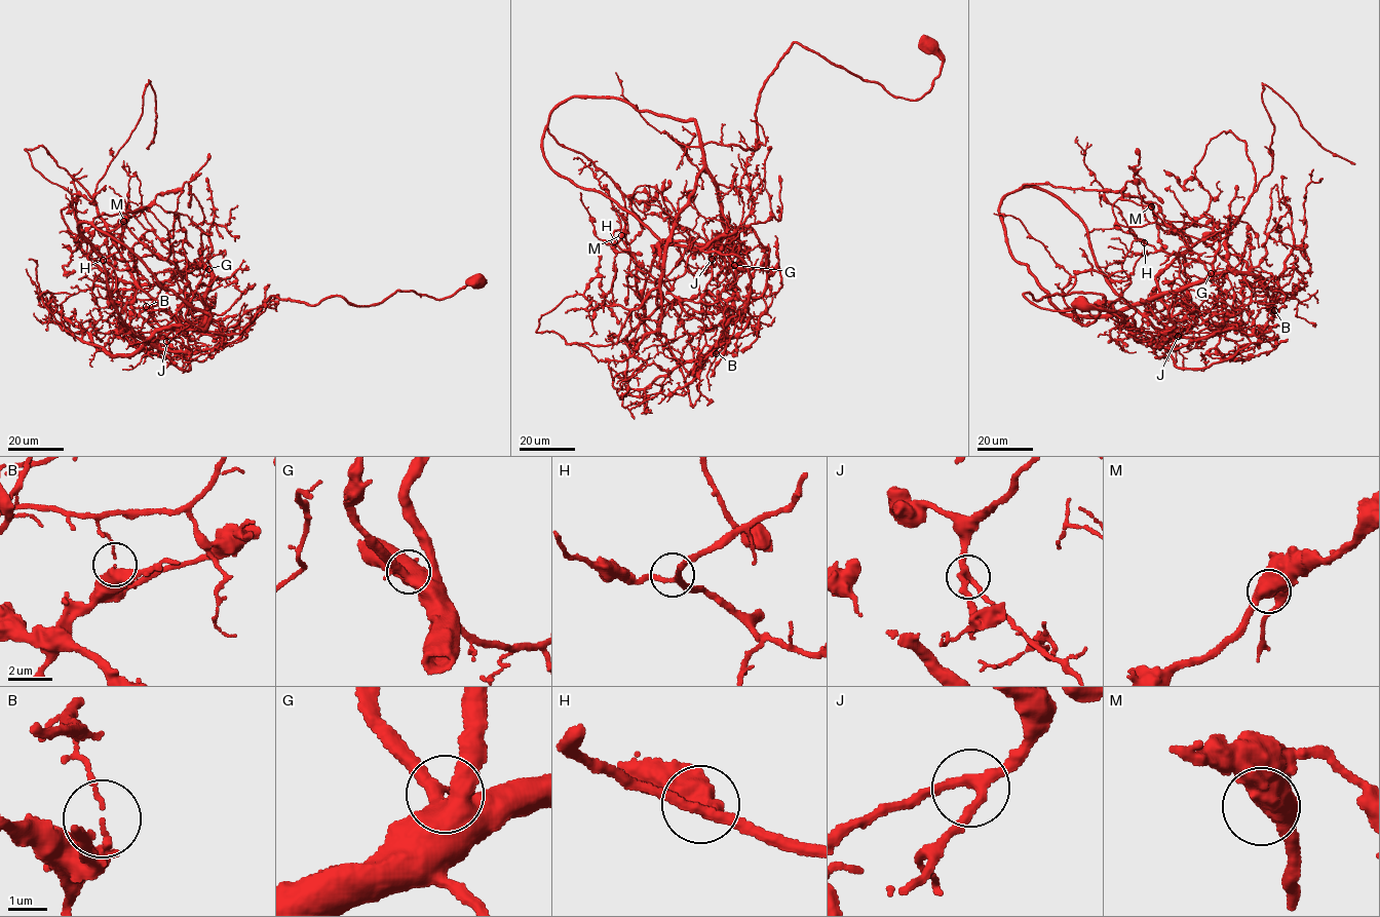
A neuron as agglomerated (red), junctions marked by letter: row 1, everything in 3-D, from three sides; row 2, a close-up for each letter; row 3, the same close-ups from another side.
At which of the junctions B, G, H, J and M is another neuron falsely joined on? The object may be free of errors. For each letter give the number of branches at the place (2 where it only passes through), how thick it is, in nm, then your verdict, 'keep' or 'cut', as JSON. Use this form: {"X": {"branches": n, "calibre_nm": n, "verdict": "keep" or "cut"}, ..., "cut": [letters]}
{"B": {"branches": 2, "calibre_nm": 110, "verdict": "cut"}, "G": {"branches": 2, "calibre_nm": 500, "verdict": "keep"}, "H": {"branches": 3, "calibre_nm": 240, "verdict": "keep"}, "J": {"branches": 3, "calibre_nm": 240, "verdict": "keep"}, "M": {"branches": 2, "calibre_nm": 550, "verdict": "keep"}, "cut": ["B"]}

